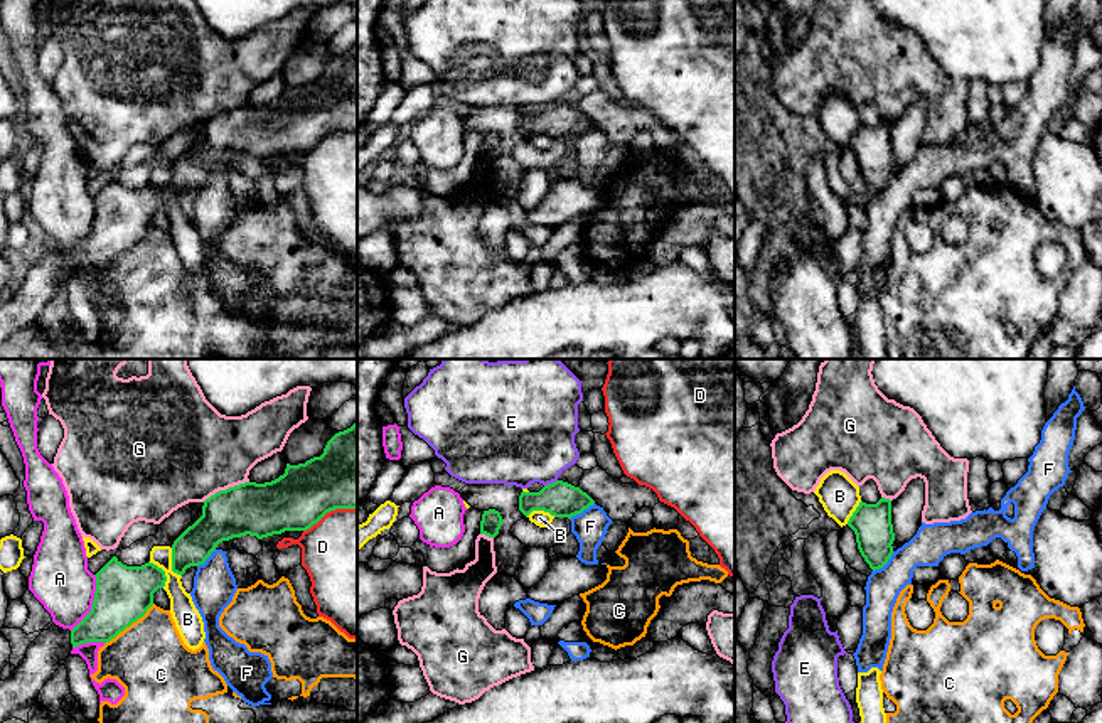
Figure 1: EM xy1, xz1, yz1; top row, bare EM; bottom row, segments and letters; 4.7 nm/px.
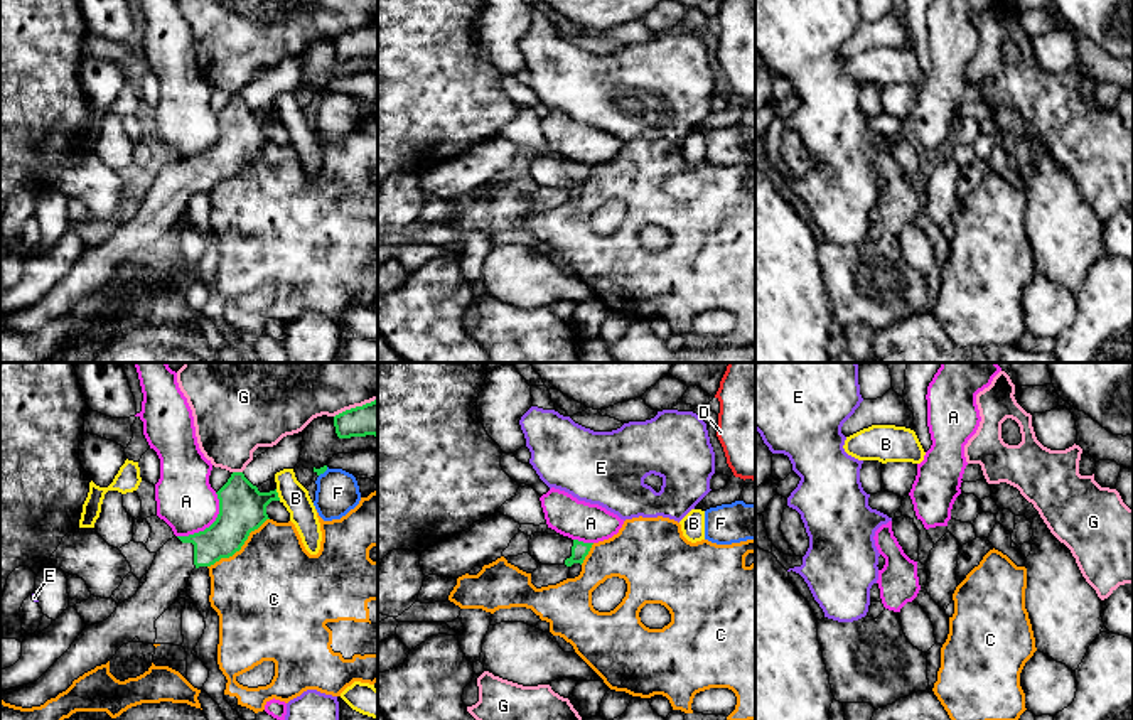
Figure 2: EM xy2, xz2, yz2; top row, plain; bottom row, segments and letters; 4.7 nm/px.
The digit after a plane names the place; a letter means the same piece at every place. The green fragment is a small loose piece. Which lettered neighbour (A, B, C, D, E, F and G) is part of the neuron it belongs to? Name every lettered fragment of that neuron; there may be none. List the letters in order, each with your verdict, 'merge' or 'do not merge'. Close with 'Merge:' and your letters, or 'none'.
A: do not merge
B: do not merge
C: do not merge
D: do not merge
E: do not merge
F: do not merge
G: do not merge
Merge: none

